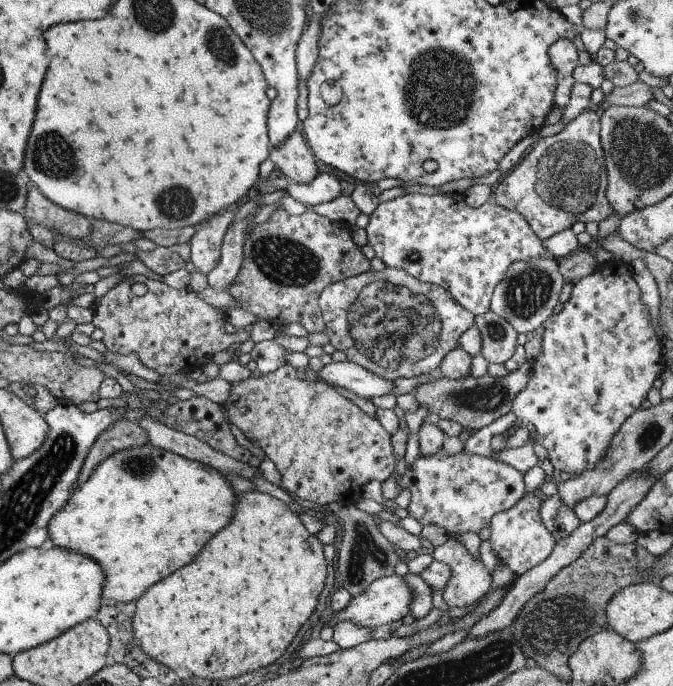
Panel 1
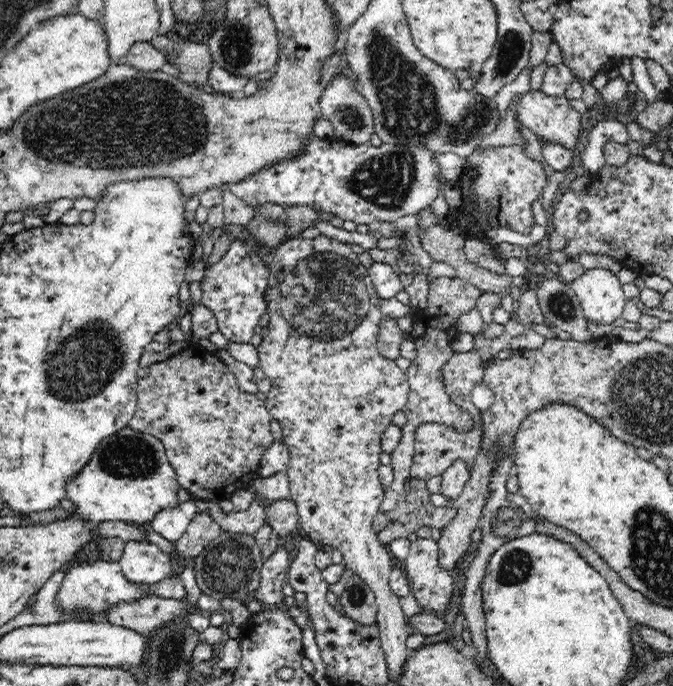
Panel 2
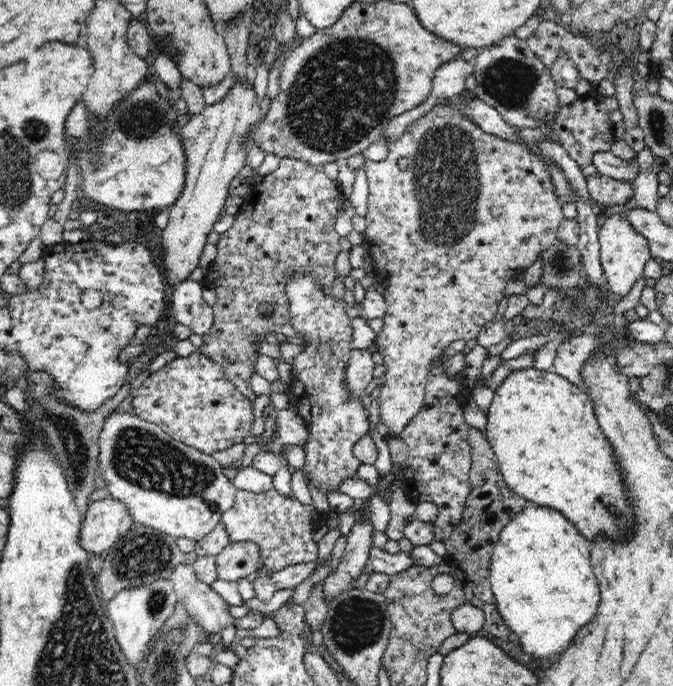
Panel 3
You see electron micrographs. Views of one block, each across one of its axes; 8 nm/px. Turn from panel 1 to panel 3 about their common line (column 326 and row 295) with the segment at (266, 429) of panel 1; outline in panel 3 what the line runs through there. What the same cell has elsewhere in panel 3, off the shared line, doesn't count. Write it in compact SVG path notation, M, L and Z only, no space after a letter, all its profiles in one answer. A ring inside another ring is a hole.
M441 103L436 105L425 116L412 122L404 135L396 142L386 141L388 157L382 162L371 162L365 158L366 177L368 181L368 205L365 221L365 245L376 270L378 284L384 286L384 299L387 302L387 312L383 316L383 327L377 332L375 349L382 353L386 373L384 384L380 387L379 420L388 426L389 436L401 436L408 422L420 412L424 404L425 388L428 382L431 364L440 356L442 350L456 340L472 340L478 336L478 330L490 322L498 314L498 303L504 298L504 286L508 280L524 272L536 257L550 245L556 244L557 233L565 219L561 204L558 202L555 186L551 181L552 175L542 158L532 154L524 142L505 142L504 138L497 138L494 134L484 133L476 123L460 113L456 107ZM408 159L408 166L404 170L398 167L398 160Z

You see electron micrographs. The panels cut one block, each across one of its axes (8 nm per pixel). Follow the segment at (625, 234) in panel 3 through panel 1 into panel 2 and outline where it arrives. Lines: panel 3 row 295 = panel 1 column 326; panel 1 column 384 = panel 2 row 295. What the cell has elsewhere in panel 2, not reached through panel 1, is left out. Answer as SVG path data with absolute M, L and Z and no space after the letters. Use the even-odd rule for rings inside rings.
M601 267L585 269L570 285L587 320L612 325L622 316L627 299L620 280L611 271Z

